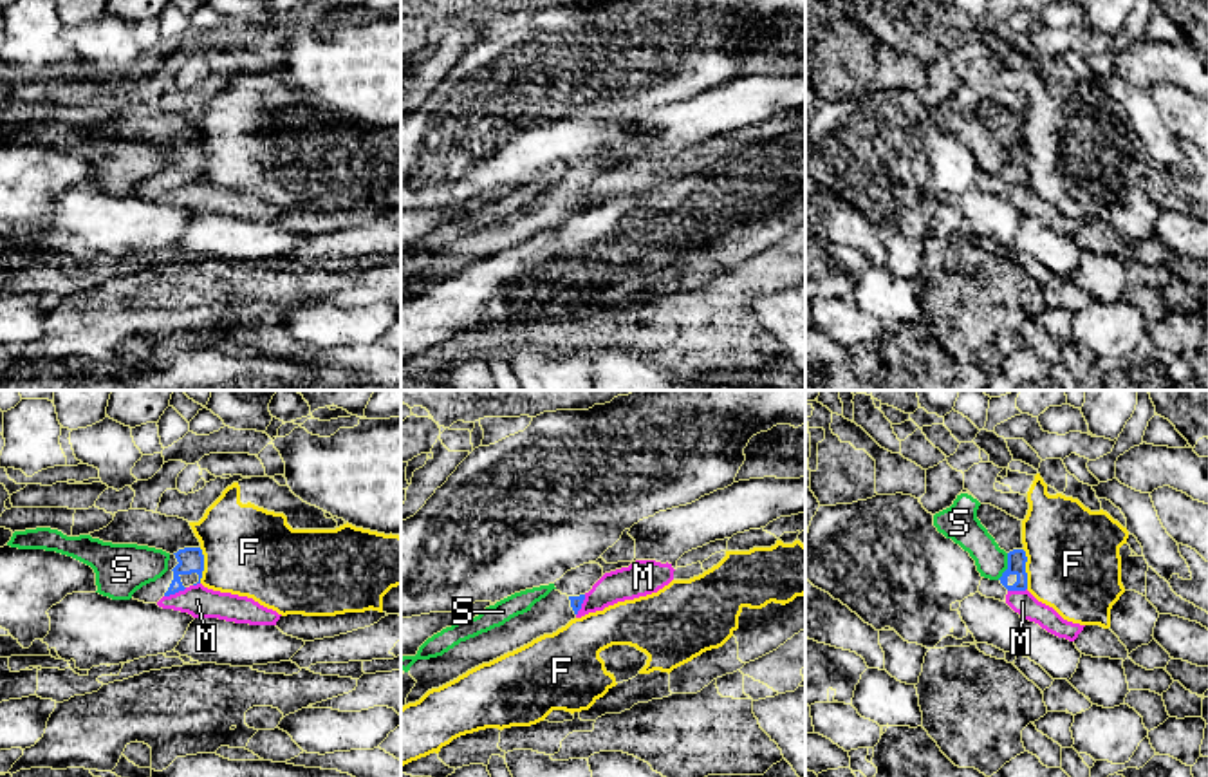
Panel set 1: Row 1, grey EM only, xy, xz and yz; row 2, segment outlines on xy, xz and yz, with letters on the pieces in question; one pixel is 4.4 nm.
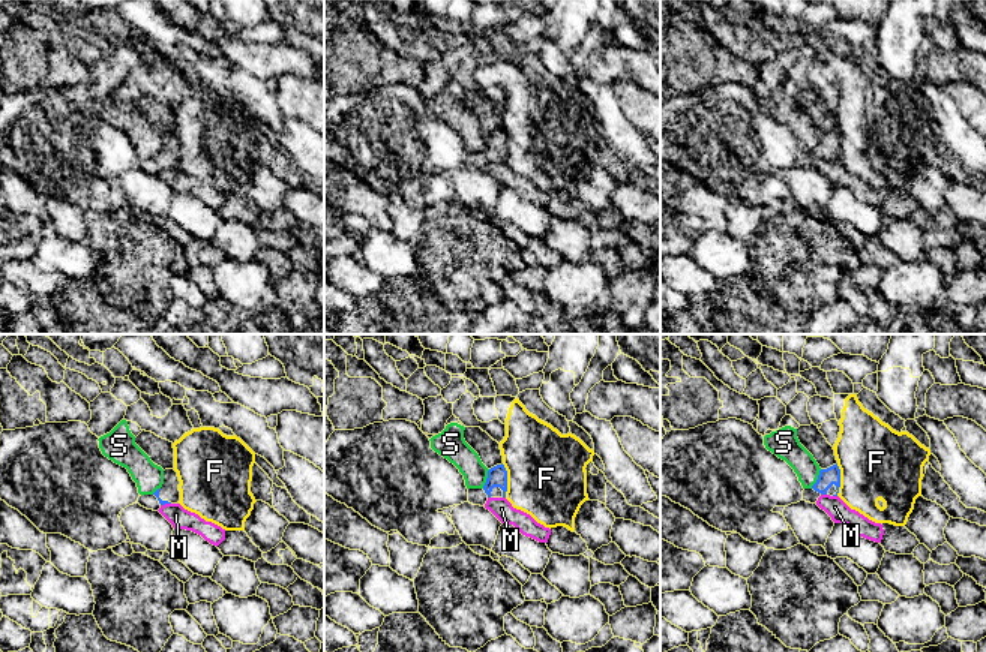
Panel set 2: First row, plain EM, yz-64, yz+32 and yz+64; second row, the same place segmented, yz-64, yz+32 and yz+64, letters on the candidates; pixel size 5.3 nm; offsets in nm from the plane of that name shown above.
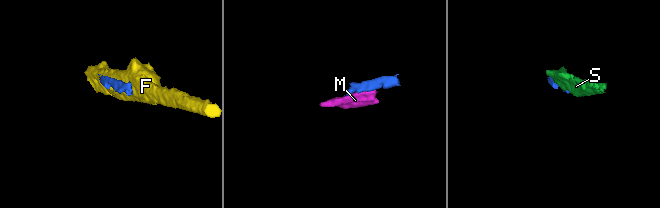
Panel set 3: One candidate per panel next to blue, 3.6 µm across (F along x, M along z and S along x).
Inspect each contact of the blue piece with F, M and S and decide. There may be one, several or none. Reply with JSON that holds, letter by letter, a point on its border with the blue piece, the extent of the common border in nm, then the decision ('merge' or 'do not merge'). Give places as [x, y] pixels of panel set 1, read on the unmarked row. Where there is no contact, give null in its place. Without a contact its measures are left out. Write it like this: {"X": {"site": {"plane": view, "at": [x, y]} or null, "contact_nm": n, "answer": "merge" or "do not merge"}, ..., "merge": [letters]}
{"F": {"site": {"plane": "yz", "at": [1024, 163]}, "contact_nm": 190, "answer": "do not merge"}, "M": {"site": {"plane": "xy", "at": [176, 187]}, "contact_nm": 110, "answer": "do not merge"}, "S": {"site": {"plane": "yz", "at": [1008, 161]}, "contact_nm": 130, "answer": "do not merge"}, "merge": []}

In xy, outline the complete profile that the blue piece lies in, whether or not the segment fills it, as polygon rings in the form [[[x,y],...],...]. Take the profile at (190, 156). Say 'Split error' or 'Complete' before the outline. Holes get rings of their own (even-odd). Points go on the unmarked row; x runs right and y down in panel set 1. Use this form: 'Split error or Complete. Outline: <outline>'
Split error. Outline: [[[184,143],[170,150],[168,166],[137,184],[132,193],[144,199],[157,199],[163,192],[184,186],[193,179],[200,179],[204,166],[204,150],[200,143]]]

